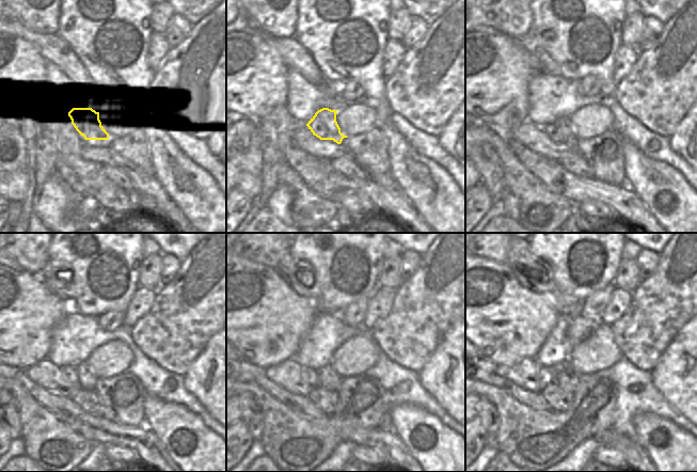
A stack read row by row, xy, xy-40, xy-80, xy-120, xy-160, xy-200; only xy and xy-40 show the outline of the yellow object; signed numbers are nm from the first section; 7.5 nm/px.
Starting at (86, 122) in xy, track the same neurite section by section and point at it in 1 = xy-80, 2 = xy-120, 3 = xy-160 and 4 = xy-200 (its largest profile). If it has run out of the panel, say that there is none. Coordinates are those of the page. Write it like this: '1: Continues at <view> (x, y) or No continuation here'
1: Continues at xy-80 (560, 130)
2: Continues at xy-120 (83, 374)
3: Continues at xy-160 (326, 376)
4: Continues at xy-200 (565, 376)

